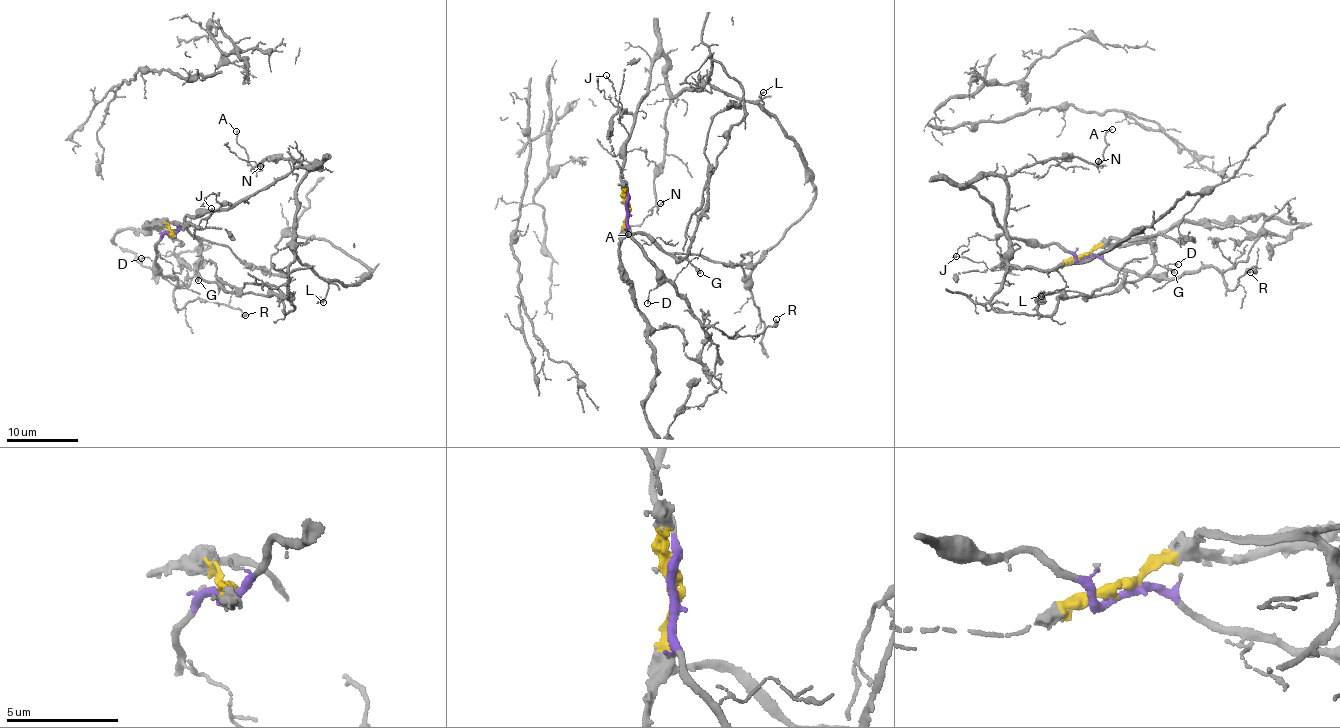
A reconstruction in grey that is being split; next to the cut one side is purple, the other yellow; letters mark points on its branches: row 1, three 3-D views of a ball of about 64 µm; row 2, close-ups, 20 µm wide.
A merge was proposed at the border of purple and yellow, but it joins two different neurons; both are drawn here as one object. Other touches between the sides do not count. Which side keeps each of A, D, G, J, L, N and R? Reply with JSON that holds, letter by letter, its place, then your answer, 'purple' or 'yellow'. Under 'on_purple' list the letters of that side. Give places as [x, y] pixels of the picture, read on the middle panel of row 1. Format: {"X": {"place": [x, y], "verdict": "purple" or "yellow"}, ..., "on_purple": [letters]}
{"A": {"place": [628, 234], "verdict": "purple"}, "D": {"place": [647, 303], "verdict": "purple"}, "G": {"place": [700, 273], "verdict": "yellow"}, "J": {"place": [606, 75], "verdict": "purple"}, "L": {"place": [763, 92], "verdict": "purple"}, "N": {"place": [660, 203], "verdict": "purple"}, "R": {"place": [776, 319], "verdict": "purple"}, "on_purple": ["A", "D", "J", "L", "N", "R"]}

